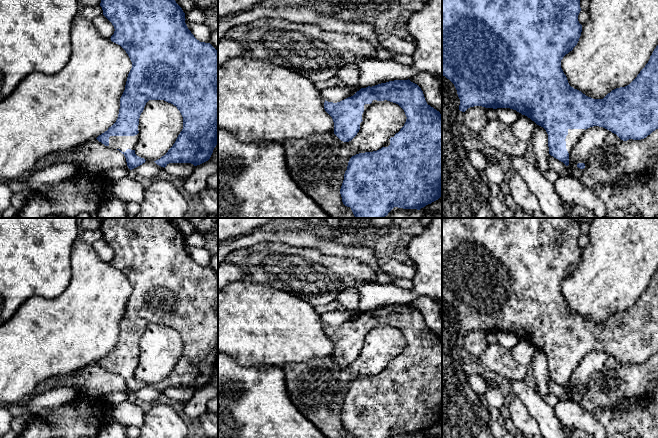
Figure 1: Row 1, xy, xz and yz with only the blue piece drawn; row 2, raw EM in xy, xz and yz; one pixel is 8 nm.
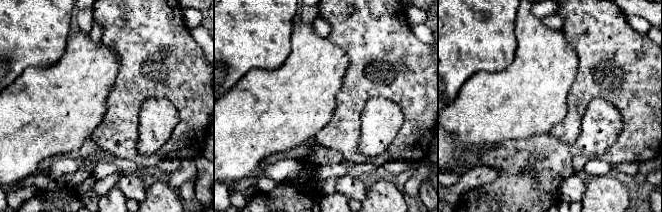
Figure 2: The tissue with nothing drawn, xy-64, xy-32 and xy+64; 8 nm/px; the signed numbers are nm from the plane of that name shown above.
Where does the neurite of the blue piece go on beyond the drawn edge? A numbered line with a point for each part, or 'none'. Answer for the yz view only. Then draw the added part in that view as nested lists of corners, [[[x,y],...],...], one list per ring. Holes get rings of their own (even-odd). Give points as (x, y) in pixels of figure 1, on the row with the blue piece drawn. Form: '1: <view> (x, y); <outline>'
1: yz (573, 135); [[[568,129],[568,135],[566,136],[566,149],[570,153],[571,149],[576,145],[580,136],[585,132],[585,129]]]

